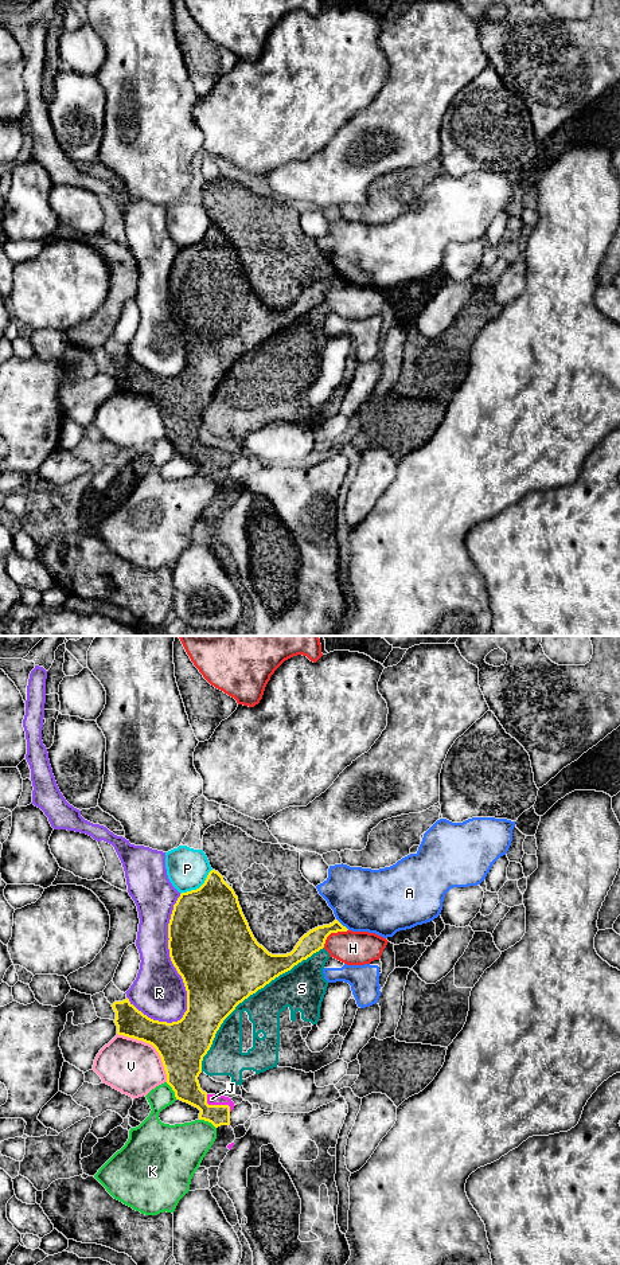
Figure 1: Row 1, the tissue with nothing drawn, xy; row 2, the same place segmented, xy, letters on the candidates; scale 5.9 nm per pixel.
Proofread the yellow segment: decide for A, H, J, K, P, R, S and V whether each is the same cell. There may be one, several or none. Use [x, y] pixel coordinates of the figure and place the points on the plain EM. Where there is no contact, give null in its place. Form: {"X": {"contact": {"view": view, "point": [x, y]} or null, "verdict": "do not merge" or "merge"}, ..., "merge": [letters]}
{"A": {"contact": {"view": "xy", "point": [342, 280]}, "verdict": "do not merge"}, "H": {"contact": {"view": "xy", "point": [332, 287]}, "verdict": "do not merge"}, "J": {"contact": {"view": "xy", "point": [217, 460]}, "verdict": "merge"}, "K": {"contact": {"view": "xy", "point": [172, 444]}, "verdict": "do not merge"}, "P": {"contact": {"view": "xy", "point": [199, 242]}, "verdict": "do not merge"}, "R": {"contact": {"view": "xy", "point": [172, 317]}, "verdict": "do not merge"}, "S": {"contact": {"view": "xy", "point": [248, 351]}, "verdict": "do not merge"}, "V": {"contact": {"view": "xy", "point": [152, 399]}, "verdict": "do not merge"}, "merge": ["J"]}

